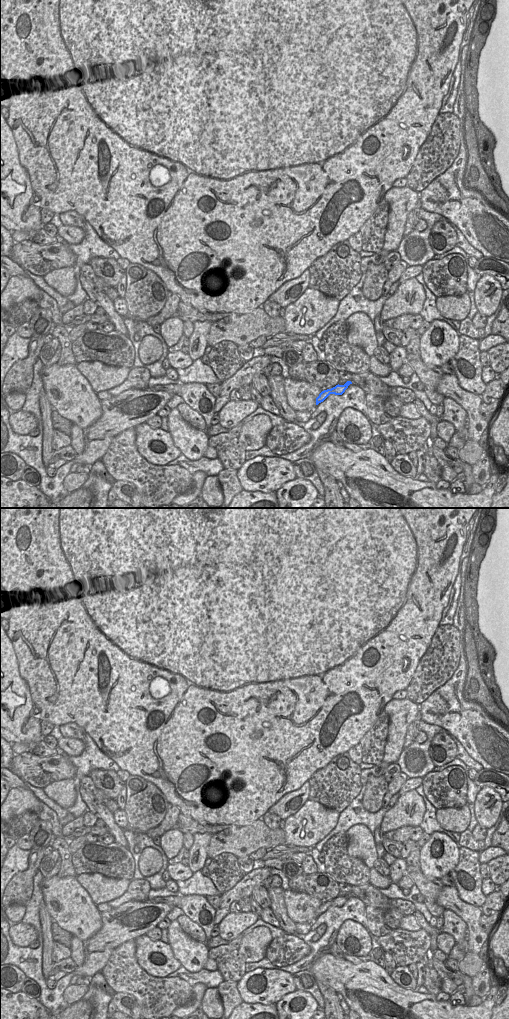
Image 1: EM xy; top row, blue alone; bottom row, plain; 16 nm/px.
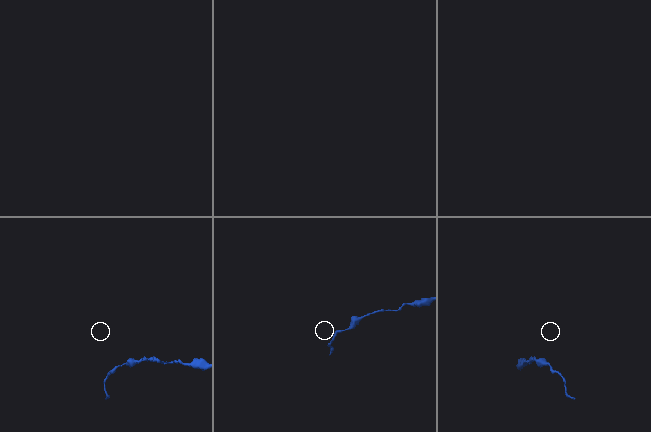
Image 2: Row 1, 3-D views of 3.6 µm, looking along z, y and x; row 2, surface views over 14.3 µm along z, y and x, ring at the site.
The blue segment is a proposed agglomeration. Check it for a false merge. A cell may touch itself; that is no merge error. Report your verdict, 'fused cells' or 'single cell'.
single cell

